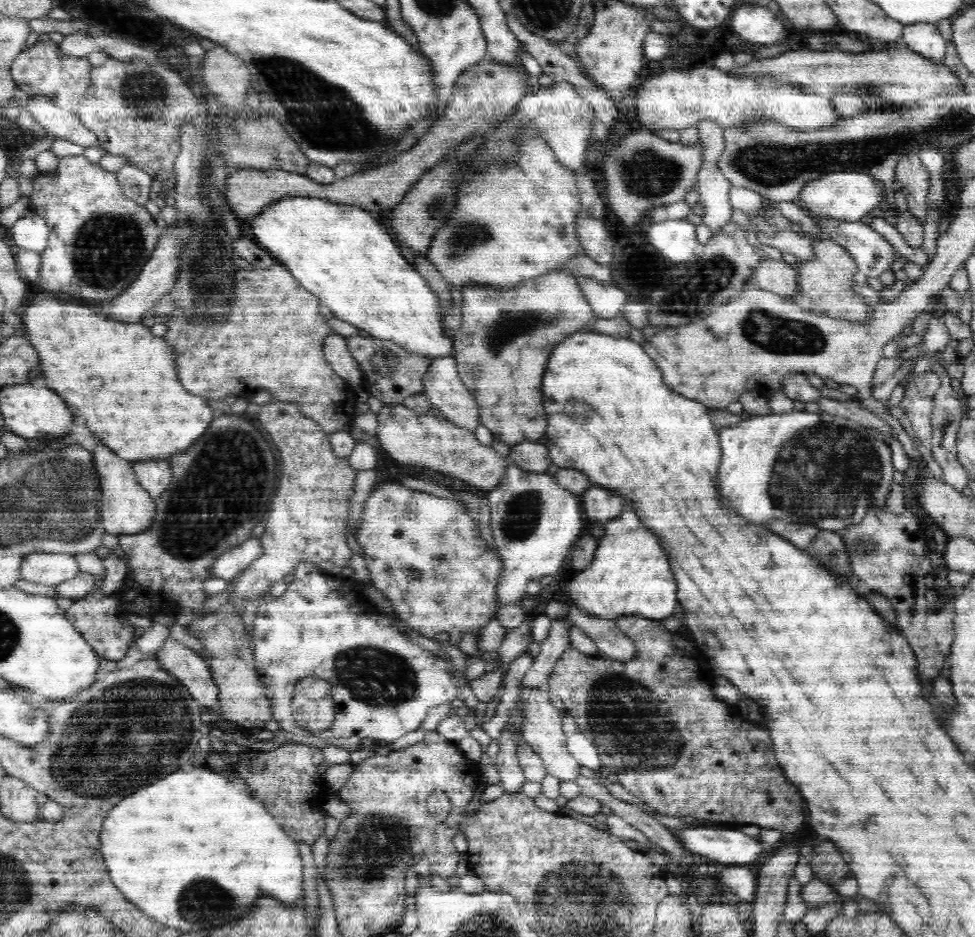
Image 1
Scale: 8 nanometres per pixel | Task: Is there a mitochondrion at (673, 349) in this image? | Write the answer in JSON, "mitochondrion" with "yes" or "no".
{"mitochondrion":"no"}

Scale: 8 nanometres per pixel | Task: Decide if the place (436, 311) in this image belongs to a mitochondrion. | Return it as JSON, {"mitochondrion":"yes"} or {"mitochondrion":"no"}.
{"mitochondrion":"no"}

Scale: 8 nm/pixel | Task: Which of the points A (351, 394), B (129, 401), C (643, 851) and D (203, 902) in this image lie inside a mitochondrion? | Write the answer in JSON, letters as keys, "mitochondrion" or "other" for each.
{"A":"other","B":"other","C":"other","D":"mitochondrion"}

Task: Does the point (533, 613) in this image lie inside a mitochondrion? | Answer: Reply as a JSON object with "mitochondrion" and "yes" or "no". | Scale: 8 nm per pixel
{"mitochondrion":"no"}

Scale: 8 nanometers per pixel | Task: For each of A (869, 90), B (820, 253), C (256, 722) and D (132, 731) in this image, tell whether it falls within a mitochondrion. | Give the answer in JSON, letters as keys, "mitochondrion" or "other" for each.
{"A":"other","B":"other","C":"other","D":"mitochondrion"}

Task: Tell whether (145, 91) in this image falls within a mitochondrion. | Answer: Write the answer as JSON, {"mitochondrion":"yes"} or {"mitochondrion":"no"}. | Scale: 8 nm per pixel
{"mitochondrion":"yes"}

